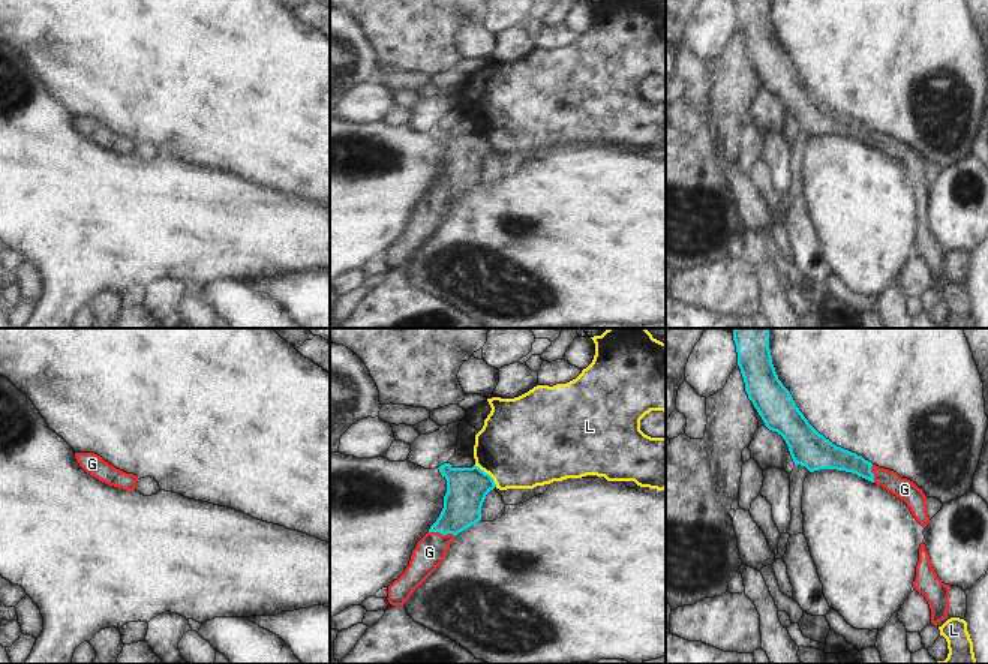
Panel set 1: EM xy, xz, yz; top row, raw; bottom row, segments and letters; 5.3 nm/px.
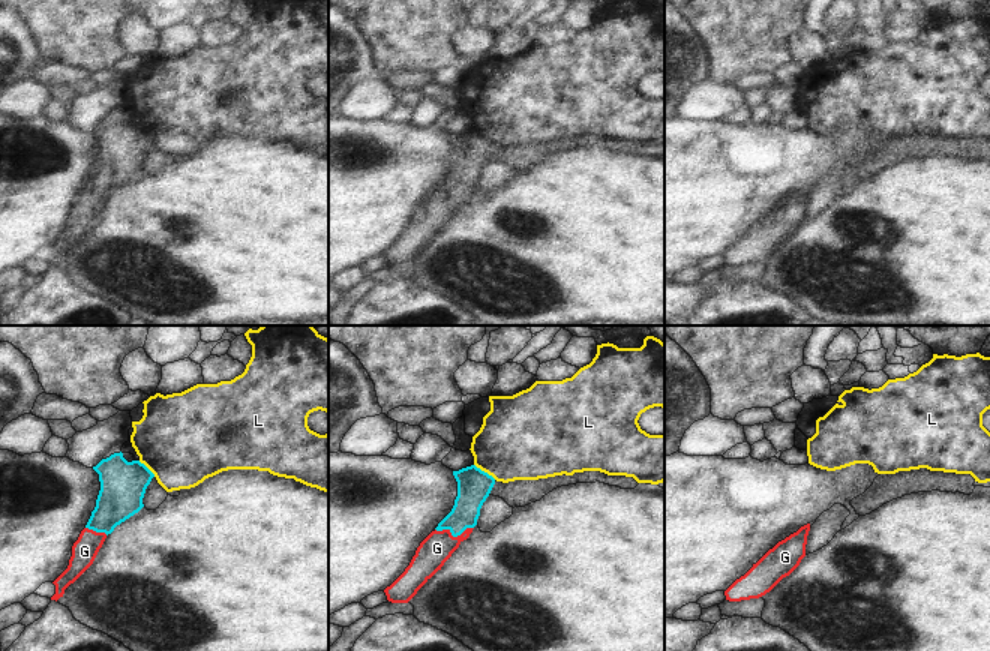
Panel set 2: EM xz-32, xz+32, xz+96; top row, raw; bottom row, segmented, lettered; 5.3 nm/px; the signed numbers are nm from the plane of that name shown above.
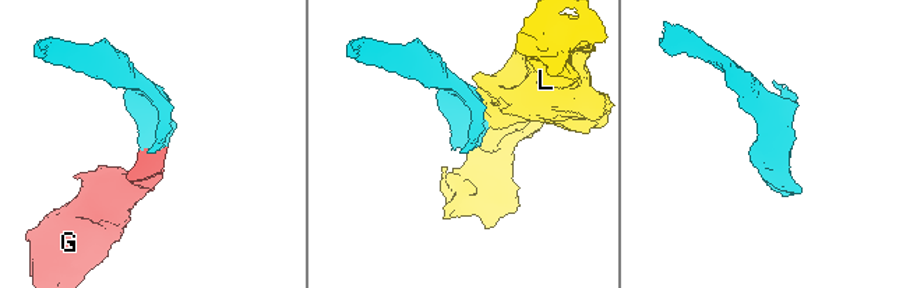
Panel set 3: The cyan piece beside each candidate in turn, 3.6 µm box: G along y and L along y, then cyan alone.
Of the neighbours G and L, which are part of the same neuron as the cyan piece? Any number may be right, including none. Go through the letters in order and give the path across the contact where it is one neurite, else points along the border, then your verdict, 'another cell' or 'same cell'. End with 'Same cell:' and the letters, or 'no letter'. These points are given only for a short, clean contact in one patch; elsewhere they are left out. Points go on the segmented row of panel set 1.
G: runs through xz (465, 493), (461, 511), (443, 534), (429, 552); same cell
L: border along xz (474, 465), (483, 469), (496, 486); another cell
Same cell: G

